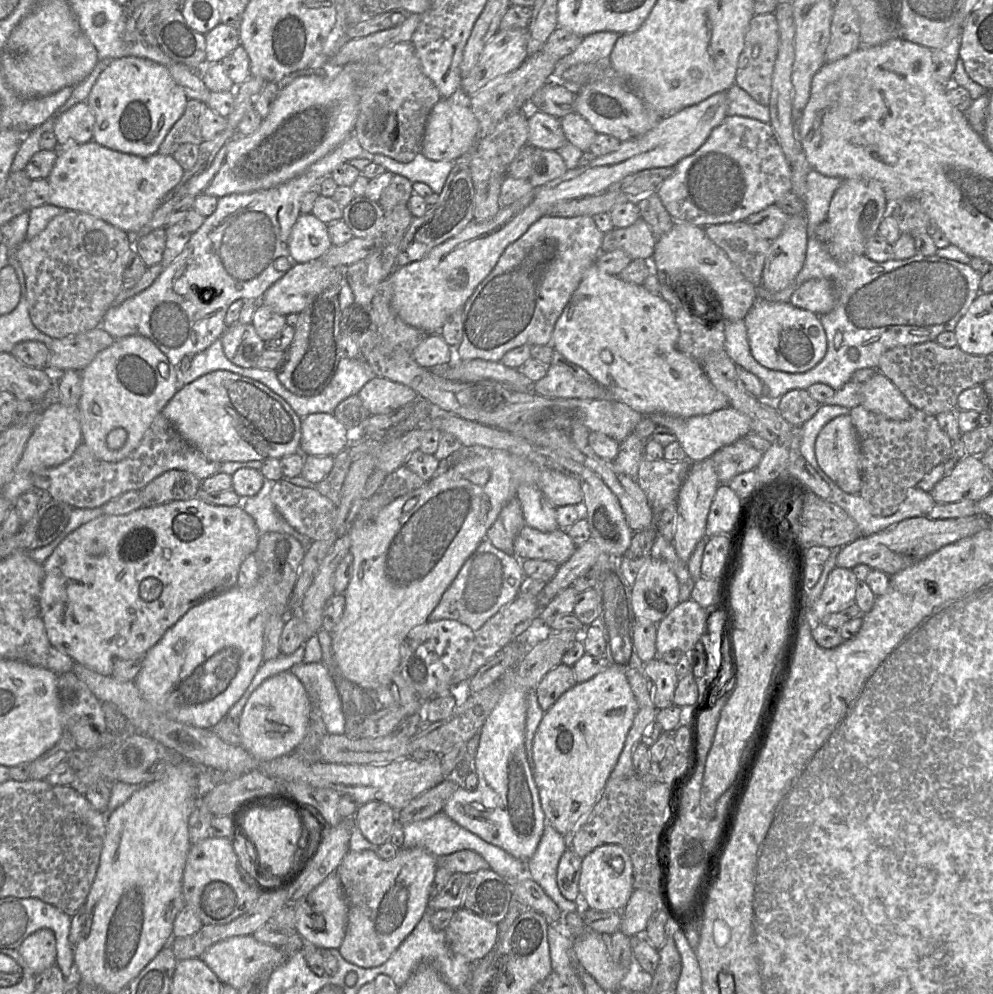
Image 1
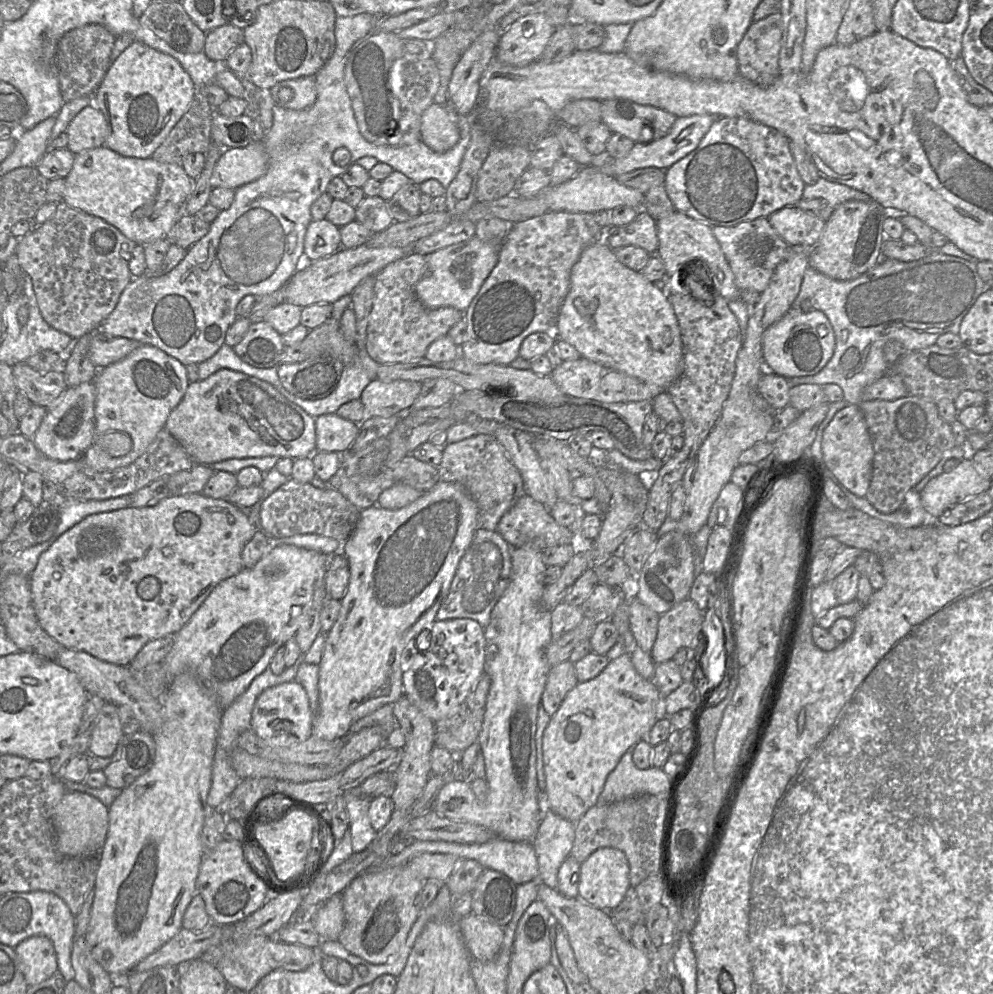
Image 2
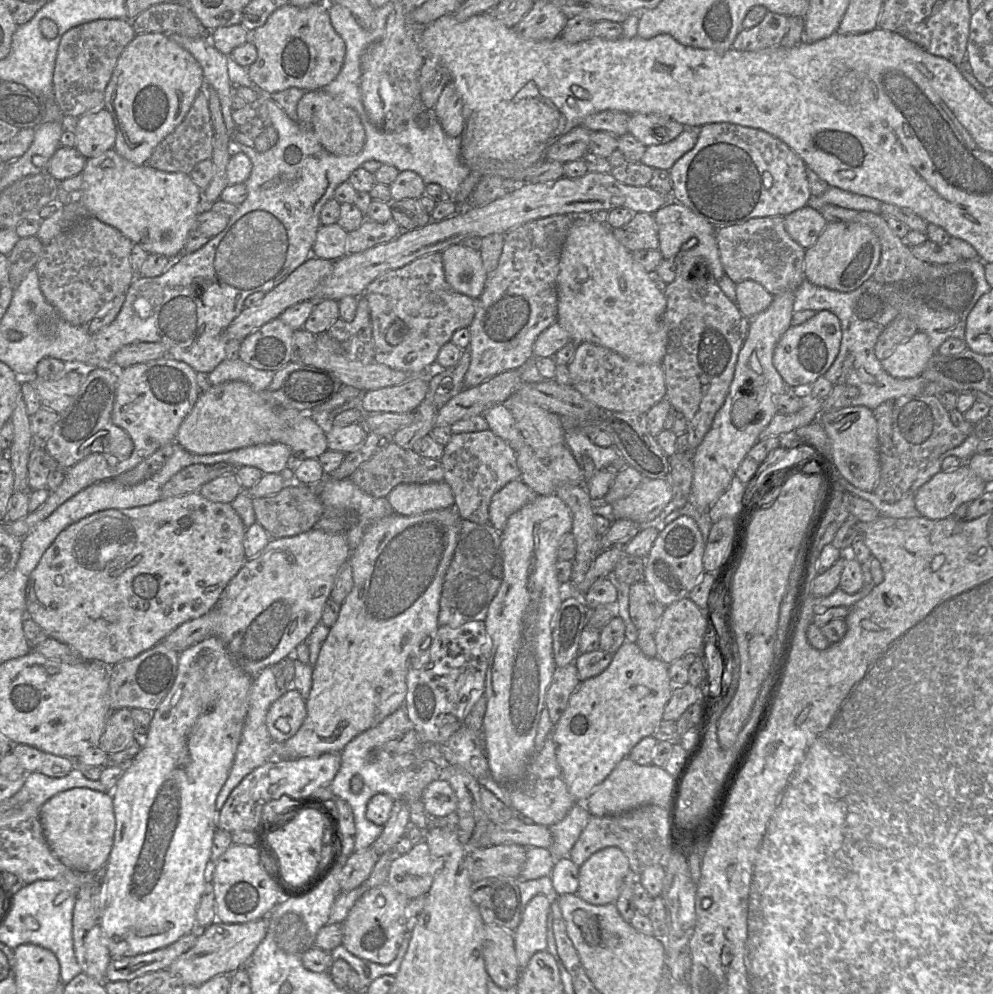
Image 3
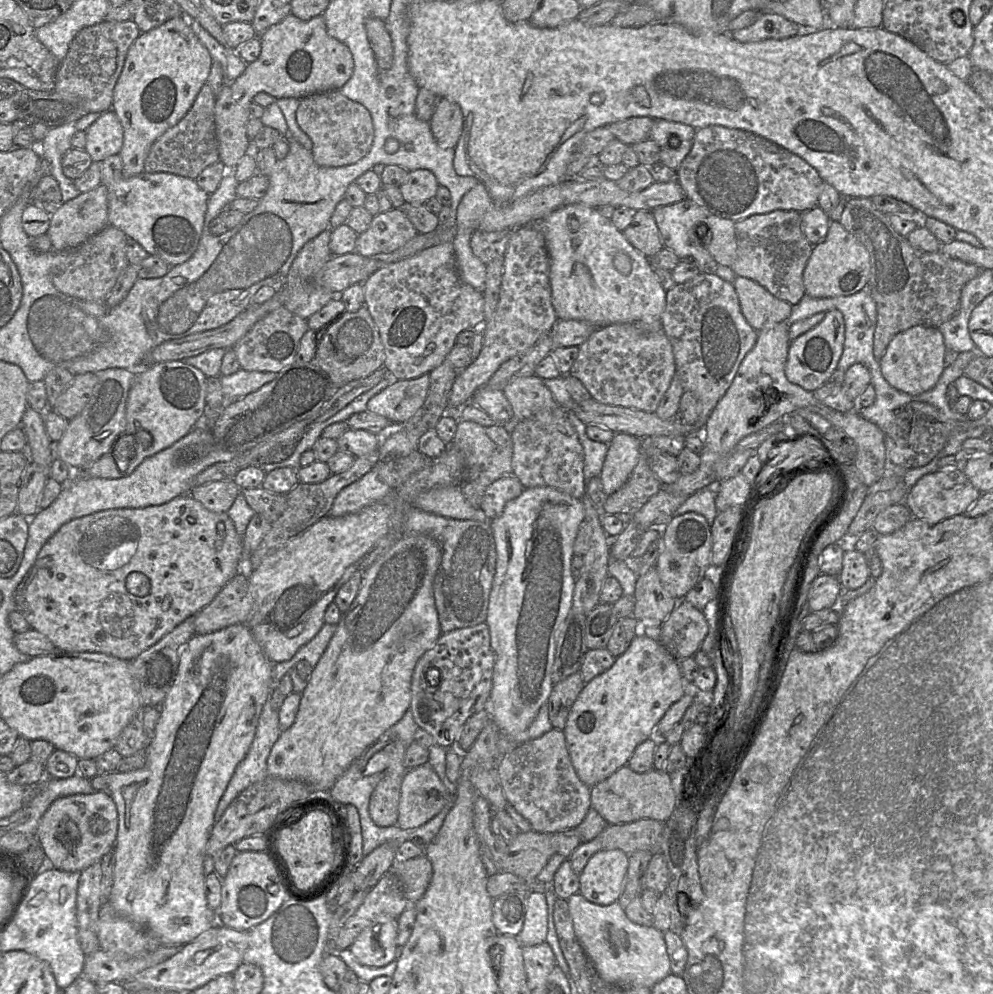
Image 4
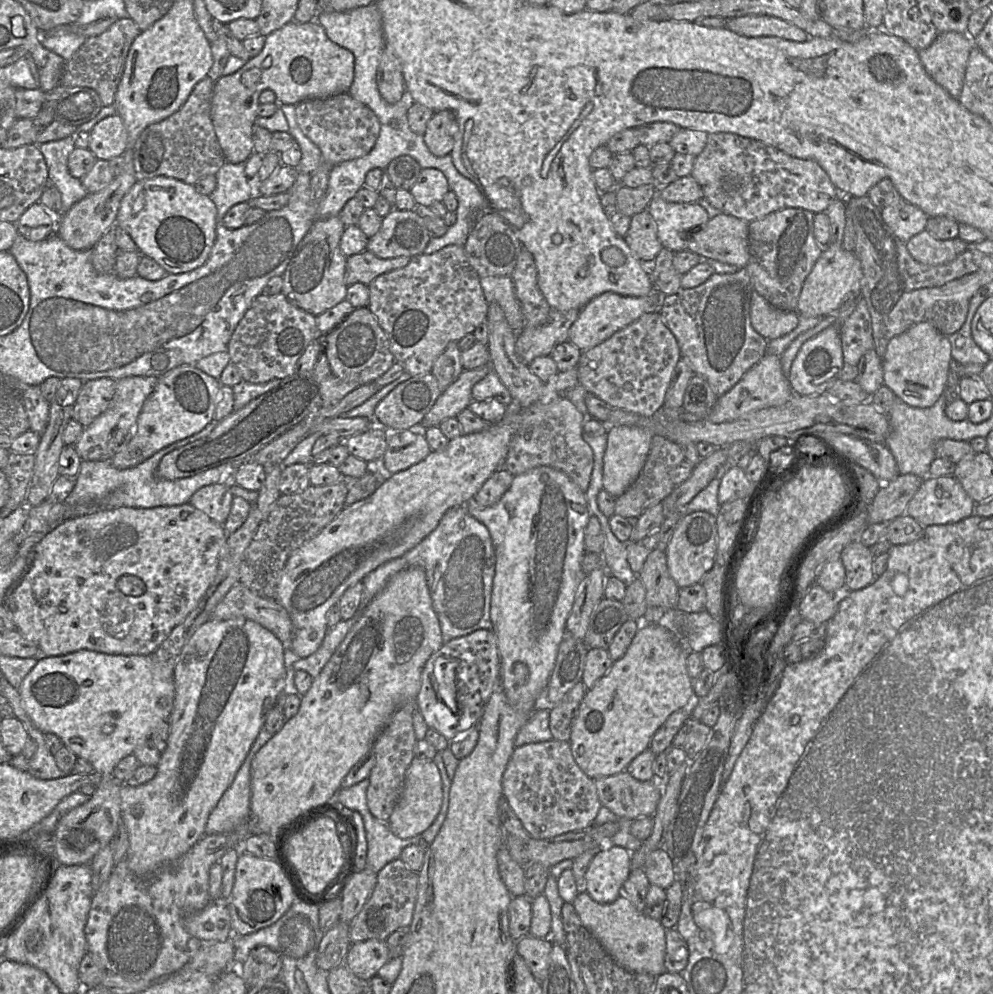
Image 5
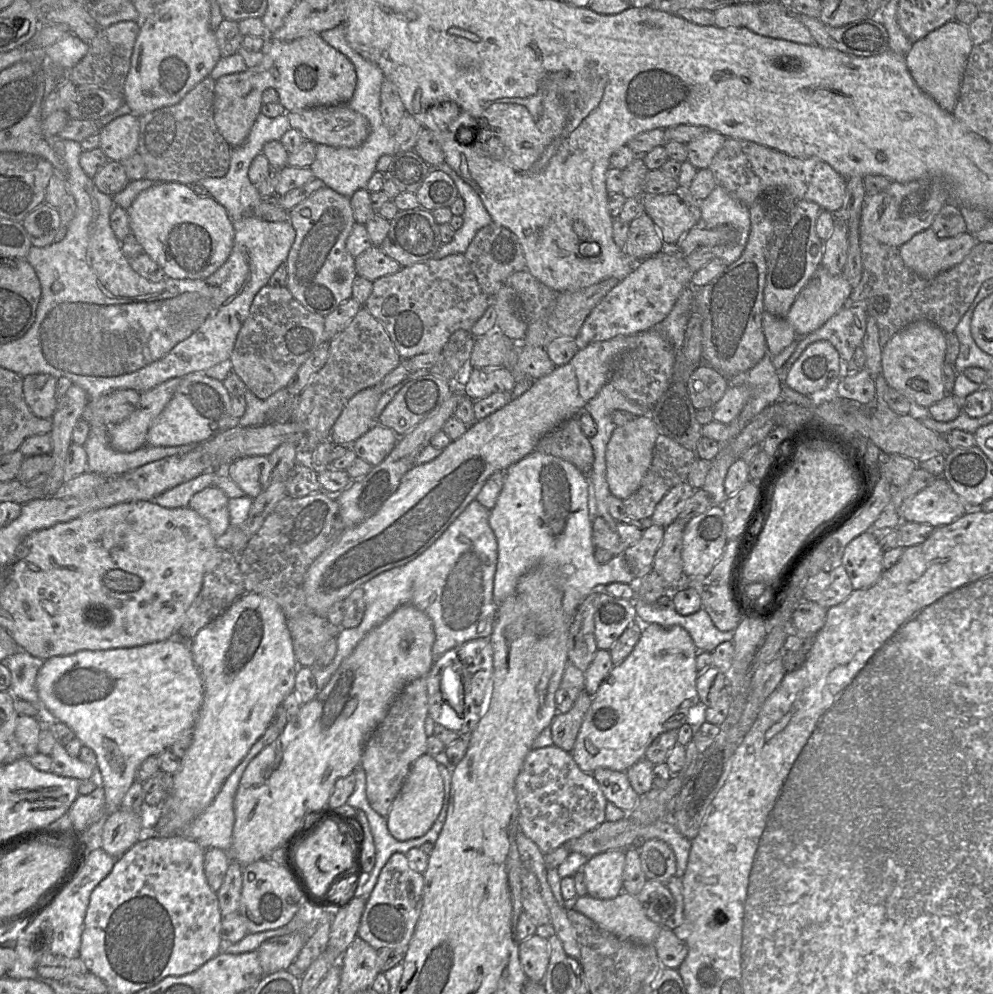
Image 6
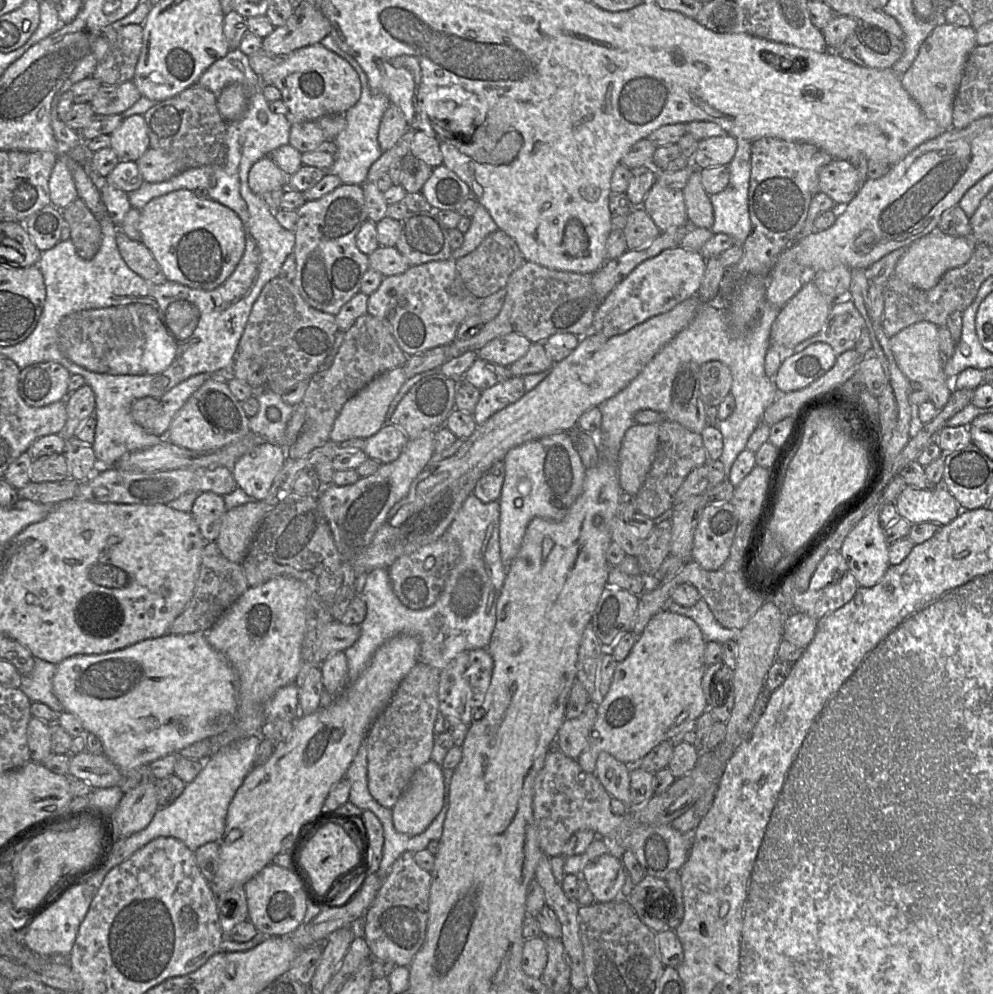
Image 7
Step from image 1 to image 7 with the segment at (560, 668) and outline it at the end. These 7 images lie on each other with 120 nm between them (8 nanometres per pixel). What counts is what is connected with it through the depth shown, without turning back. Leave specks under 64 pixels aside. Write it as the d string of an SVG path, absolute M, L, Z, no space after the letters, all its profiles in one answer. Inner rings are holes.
M589 701L580 716L565 719L557 733L557 749L577 760L588 746L596 716L597 705Z

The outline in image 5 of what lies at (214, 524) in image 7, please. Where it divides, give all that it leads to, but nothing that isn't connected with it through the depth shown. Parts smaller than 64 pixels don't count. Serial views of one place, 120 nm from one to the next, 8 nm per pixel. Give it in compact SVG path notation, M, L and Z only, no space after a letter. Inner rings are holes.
M219 482L198 489L189 503L204 512L213 521L224 524L231 510L234 495L229 482Z

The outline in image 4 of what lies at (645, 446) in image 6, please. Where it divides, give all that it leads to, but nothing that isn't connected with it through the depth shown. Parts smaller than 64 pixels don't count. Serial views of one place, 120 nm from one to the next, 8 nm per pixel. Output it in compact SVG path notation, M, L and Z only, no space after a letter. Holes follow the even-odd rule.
M615 433L599 475L606 495L619 490L630 477L640 458L641 438Z

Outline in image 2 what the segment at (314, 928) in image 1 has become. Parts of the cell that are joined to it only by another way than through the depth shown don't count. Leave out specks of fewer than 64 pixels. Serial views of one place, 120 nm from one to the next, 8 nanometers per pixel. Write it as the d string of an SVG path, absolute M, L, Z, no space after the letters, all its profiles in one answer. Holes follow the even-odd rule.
M341 894L331 896L312 913L312 924L322 941L338 940L345 923Z

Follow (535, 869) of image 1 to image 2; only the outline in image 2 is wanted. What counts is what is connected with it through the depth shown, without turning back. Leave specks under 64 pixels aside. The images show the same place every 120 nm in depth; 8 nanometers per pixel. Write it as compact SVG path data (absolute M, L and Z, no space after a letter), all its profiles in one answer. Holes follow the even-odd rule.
M554 811L543 812L533 847L539 866L539 879L558 889L558 870L570 855L575 839L575 823Z

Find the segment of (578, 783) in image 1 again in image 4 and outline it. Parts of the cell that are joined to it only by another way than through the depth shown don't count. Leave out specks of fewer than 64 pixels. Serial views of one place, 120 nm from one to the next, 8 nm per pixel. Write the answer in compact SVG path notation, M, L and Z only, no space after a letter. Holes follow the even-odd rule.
M634 637L611 668L585 683L569 712L562 731L578 778L592 788L628 765L636 747L654 737L655 727L686 687L678 660L659 640Z

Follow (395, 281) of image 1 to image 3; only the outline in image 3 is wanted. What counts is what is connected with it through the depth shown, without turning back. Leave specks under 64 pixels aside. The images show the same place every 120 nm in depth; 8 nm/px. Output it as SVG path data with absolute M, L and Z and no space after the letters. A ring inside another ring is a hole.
M685 127L684 131L670 142L647 146L640 163L664 170L670 170L674 163L691 150L701 127ZM458 243L449 246L441 254L445 278L450 287L477 300L484 290L488 275L480 250Z

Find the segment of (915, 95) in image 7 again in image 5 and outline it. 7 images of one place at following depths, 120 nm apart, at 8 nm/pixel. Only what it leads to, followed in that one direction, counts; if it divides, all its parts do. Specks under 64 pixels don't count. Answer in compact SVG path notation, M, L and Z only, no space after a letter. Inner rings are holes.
M967 32L939 34L926 48L918 51L928 75L953 98L961 94L973 40Z

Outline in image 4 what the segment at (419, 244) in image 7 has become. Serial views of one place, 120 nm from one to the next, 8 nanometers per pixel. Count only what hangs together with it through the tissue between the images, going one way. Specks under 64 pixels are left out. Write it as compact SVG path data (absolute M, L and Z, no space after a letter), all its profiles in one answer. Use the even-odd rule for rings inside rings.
M392 208L373 216L370 227L358 235L355 252L365 257L391 253L406 244L417 233L402 208Z

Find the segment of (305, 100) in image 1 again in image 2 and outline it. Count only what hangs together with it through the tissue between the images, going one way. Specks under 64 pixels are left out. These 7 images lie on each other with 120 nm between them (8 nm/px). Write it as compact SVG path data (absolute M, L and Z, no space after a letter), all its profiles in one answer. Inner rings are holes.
M253 141L245 147L224 148L210 183L213 188L237 189L264 175L267 166L268 155L261 141Z

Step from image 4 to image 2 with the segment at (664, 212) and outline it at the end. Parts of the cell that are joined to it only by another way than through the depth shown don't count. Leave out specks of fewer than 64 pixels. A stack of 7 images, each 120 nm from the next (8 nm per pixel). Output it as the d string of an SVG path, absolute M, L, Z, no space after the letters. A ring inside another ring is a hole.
M676 210L656 220L656 224L658 236L656 255L665 265L665 277L671 276L676 270L682 271L684 268L692 267L698 280L704 282L703 277L707 277L707 282L714 283L717 292L725 300L740 298L740 290L735 284L734 275L710 226Z

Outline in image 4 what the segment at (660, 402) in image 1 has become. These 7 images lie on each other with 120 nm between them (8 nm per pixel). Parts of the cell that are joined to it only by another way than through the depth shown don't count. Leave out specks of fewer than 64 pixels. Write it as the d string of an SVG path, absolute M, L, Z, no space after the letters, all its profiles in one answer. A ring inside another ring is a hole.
M571 204L554 210L532 224L540 229L545 238L550 259L551 301L559 320L586 321L595 328L635 323L649 332L663 330L661 317L666 306L667 291L658 281L649 259L627 241L610 219L600 215L594 207Z

